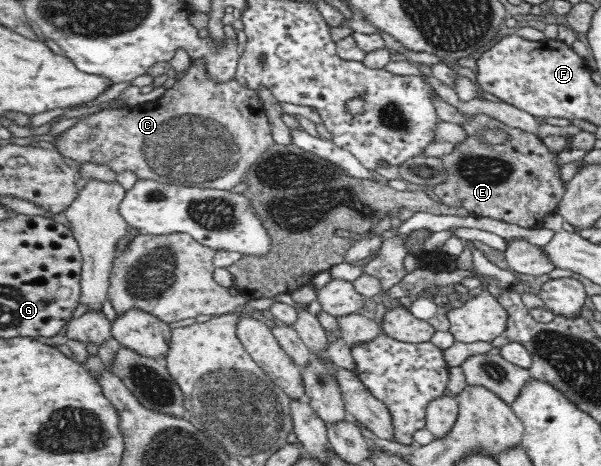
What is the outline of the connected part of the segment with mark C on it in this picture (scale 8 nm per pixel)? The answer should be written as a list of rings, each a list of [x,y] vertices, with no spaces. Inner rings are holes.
[[[195,61],[182,75],[171,88],[161,92],[161,95],[156,101],[146,102],[138,104],[132,107],[123,107],[119,109],[103,109],[97,111],[92,115],[83,117],[77,124],[63,132],[63,134],[56,141],[58,151],[61,155],[71,158],[74,161],[79,162],[99,162],[99,164],[106,164],[109,168],[115,170],[115,172],[123,172],[123,170],[133,170],[137,174],[138,178],[144,178],[145,180],[151,179],[157,182],[165,184],[177,184],[177,185],[192,185],[195,187],[209,187],[217,190],[228,191],[233,186],[237,186],[245,174],[245,170],[249,170],[259,157],[262,156],[265,150],[271,148],[275,144],[273,137],[271,137],[271,131],[269,131],[269,125],[267,124],[267,115],[263,109],[262,104],[259,102],[259,96],[257,91],[252,91],[237,83],[236,79],[224,82],[216,83],[211,81],[207,77],[207,69],[205,69],[205,63],[203,61]]]

